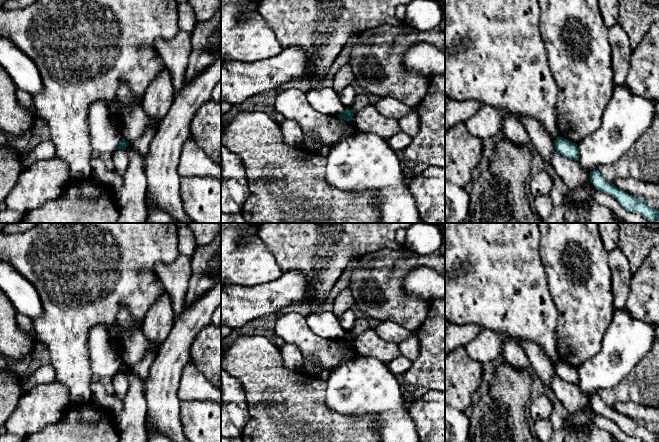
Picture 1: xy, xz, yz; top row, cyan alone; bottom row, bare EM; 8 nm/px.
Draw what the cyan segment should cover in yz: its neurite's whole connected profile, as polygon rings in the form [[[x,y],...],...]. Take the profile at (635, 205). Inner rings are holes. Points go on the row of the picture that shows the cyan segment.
[[[598,170],[590,172],[589,179],[595,189],[600,190],[616,198],[620,205],[628,212],[639,213],[649,222],[659,219],[659,210],[650,208],[646,205],[645,200],[634,198],[633,196],[619,190],[614,184],[604,180]]]

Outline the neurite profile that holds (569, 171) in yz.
[[[558,152],[553,154],[551,161],[555,172],[563,180],[570,191],[577,186],[588,183],[589,179],[584,171],[580,169],[577,161],[570,160]]]

